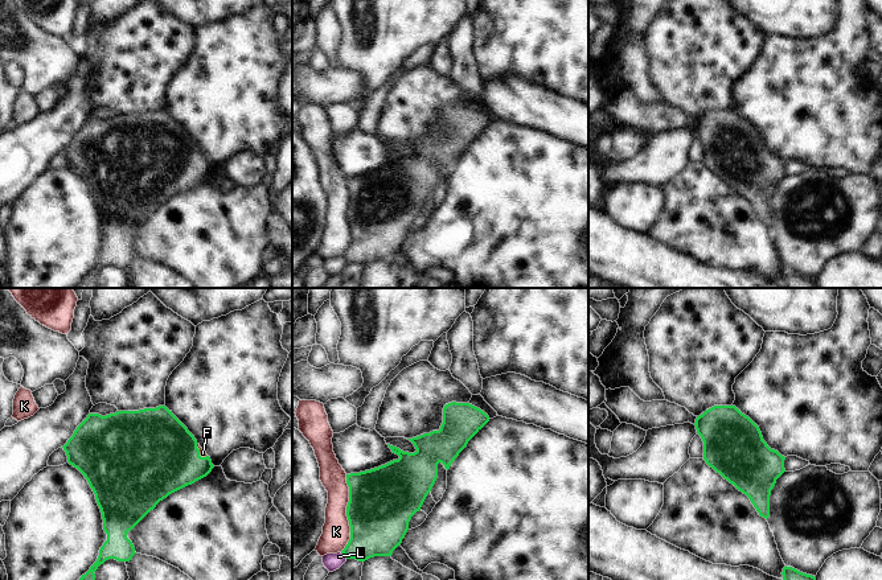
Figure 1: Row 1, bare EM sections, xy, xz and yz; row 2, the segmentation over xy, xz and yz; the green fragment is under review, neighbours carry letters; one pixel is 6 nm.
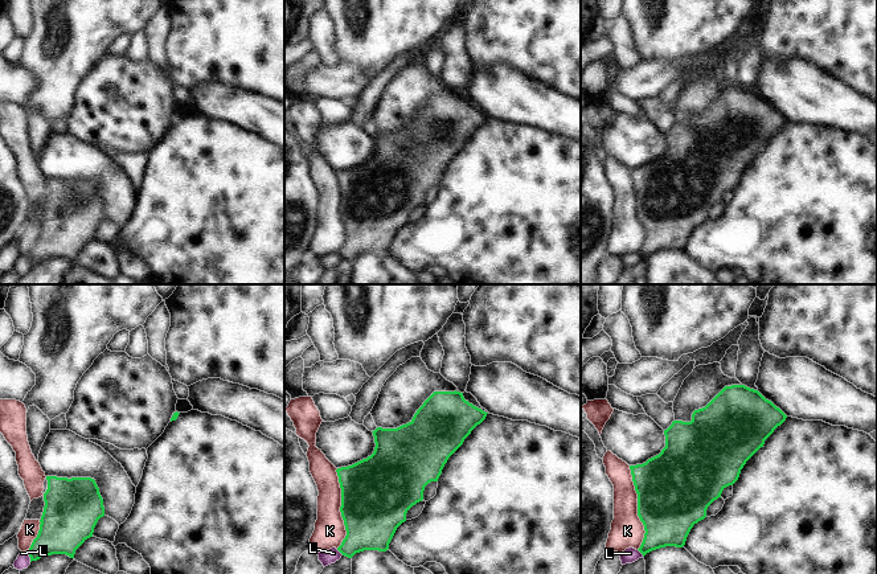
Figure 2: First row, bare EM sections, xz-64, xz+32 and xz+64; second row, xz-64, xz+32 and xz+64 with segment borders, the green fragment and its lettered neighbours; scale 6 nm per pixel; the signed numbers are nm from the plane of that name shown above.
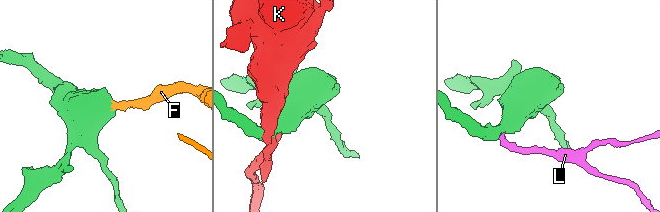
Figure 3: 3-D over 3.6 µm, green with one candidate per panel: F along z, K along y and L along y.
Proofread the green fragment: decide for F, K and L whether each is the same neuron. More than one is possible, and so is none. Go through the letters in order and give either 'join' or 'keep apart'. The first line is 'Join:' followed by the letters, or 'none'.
Join: F
F: join
K: keep apart
L: keep apart

